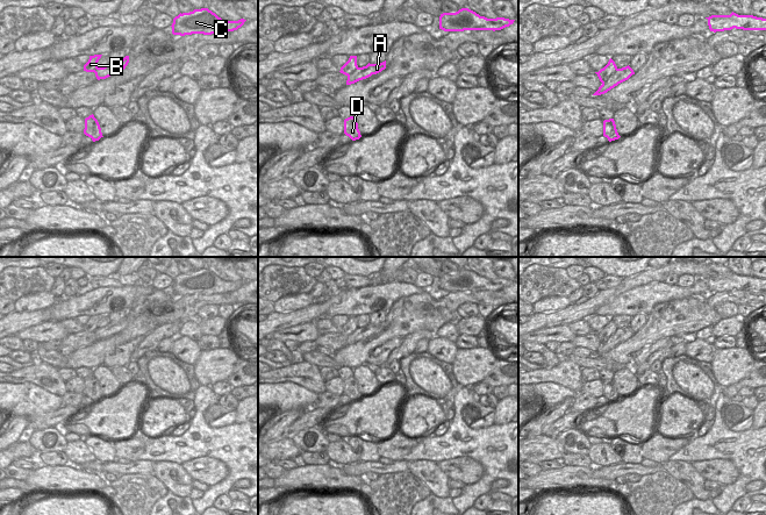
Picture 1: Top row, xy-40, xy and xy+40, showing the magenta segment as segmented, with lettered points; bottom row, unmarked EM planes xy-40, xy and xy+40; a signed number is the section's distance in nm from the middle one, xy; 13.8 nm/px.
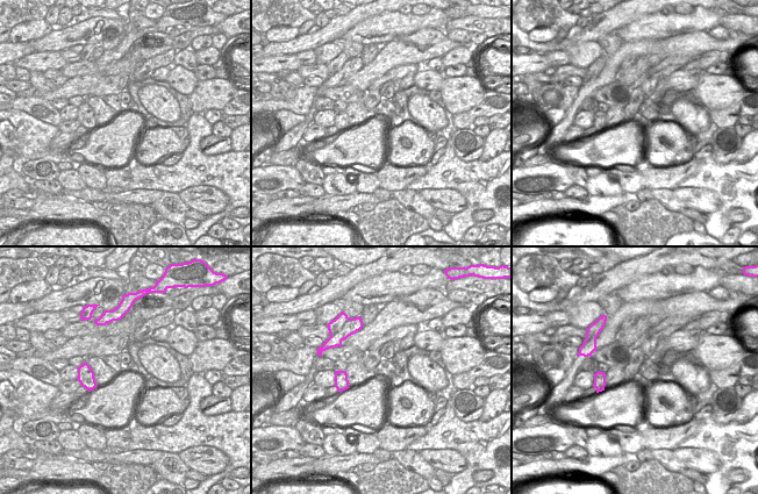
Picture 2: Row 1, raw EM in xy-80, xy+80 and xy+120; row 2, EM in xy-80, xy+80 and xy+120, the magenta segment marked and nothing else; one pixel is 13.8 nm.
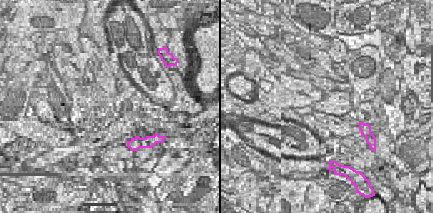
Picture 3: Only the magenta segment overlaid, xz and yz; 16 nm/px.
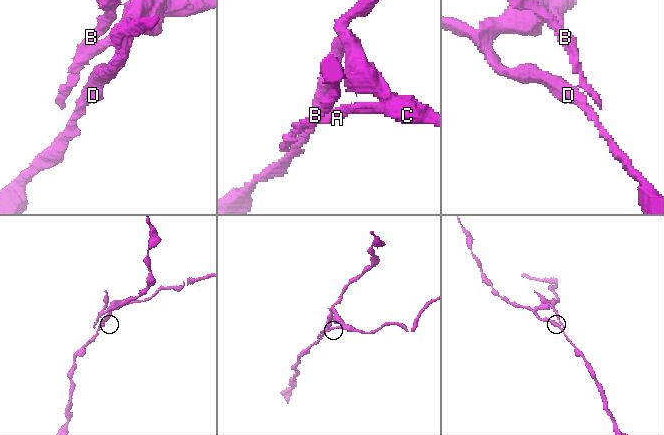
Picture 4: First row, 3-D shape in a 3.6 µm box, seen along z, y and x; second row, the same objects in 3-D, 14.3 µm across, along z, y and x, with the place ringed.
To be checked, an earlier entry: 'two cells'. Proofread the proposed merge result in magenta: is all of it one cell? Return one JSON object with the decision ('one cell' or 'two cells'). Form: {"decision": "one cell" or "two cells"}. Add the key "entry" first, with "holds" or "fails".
{"entry": "holds", "decision": "two cells"}

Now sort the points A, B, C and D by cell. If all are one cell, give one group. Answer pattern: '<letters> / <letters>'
A C D / B

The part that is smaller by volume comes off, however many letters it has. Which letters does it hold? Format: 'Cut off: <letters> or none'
Cut off: B

